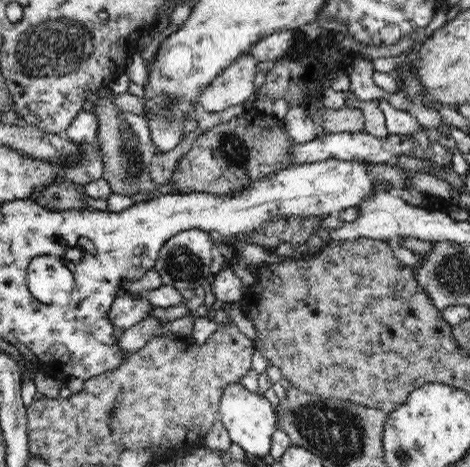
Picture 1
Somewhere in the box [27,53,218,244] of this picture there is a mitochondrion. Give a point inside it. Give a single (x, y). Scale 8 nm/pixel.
(169, 103)

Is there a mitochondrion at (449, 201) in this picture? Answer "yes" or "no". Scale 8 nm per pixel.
no

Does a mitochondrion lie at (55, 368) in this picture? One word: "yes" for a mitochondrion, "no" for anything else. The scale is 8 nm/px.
no

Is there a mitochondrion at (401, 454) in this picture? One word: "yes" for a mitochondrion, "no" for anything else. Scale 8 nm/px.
yes

